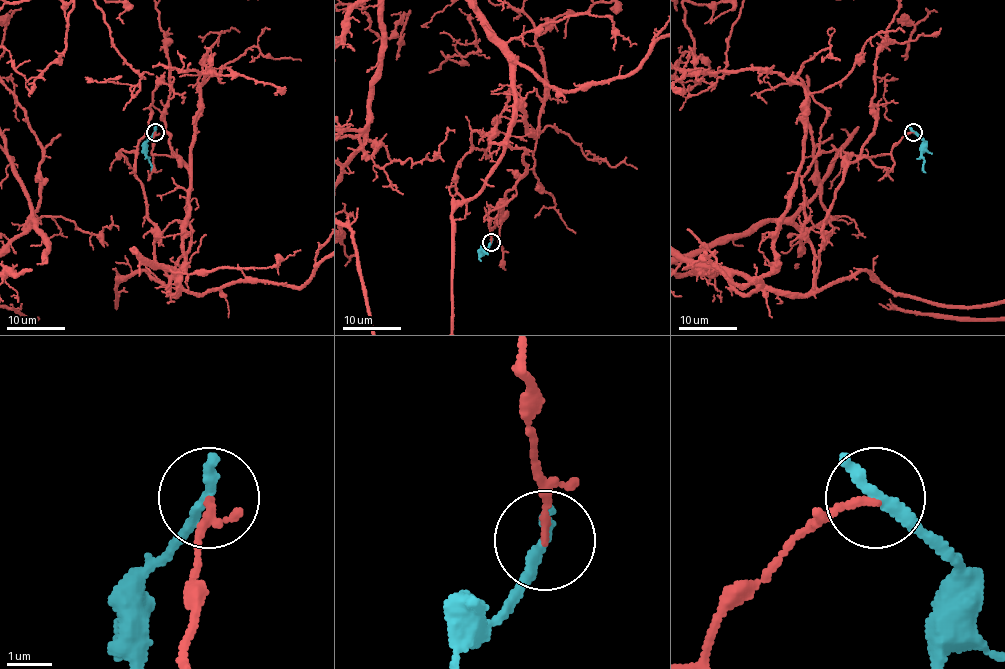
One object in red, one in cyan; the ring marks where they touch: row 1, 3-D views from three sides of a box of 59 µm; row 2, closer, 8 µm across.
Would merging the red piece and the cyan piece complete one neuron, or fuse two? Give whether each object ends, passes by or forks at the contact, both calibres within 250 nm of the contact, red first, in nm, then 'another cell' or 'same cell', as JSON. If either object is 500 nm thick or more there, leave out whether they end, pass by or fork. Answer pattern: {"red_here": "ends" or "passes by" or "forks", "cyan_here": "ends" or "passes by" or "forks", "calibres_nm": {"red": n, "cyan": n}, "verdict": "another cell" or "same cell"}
{"red_here": "ends", "cyan_here": "ends", "calibres_nm": {"red": 160, "cyan": 320}, "verdict": "another cell"}

